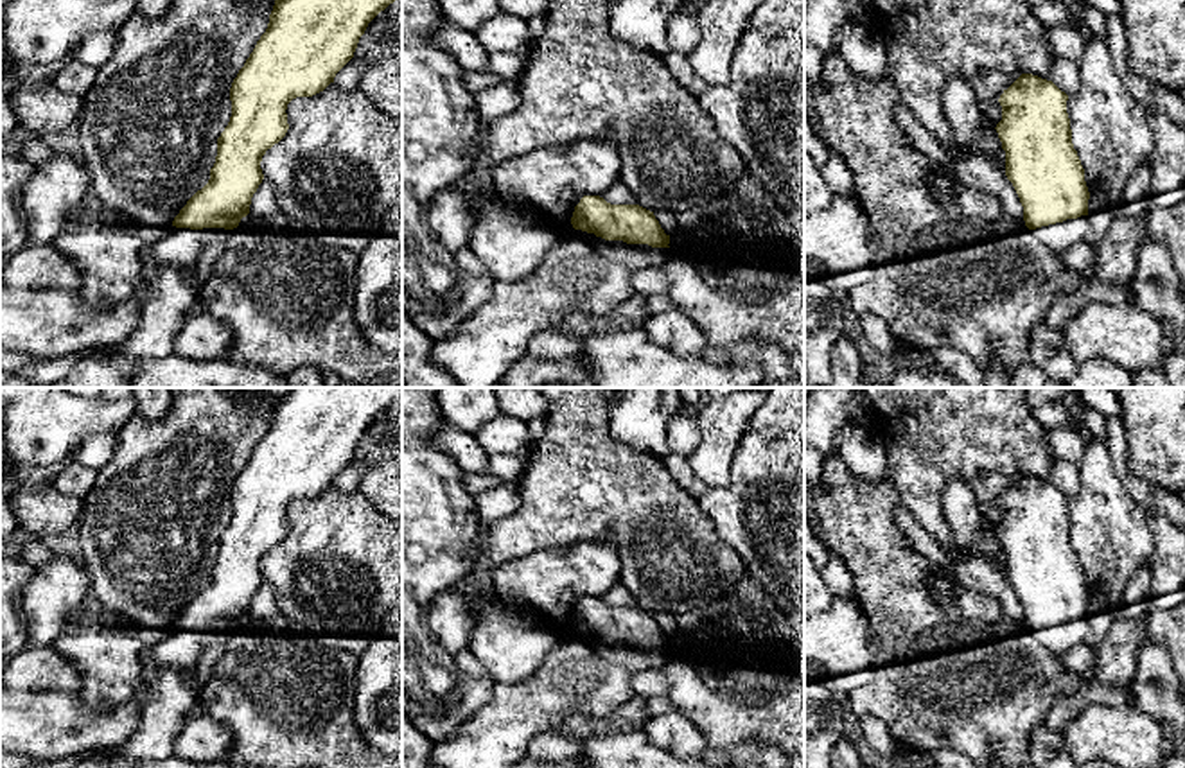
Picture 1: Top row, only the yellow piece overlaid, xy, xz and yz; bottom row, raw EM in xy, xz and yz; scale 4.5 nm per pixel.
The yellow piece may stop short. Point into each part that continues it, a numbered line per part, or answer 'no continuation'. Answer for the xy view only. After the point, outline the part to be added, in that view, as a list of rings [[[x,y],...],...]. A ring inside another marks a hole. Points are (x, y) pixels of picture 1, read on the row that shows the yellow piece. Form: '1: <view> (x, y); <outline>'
1: xy (167, 295); [[[165,228],[165,235],[149,246],[142,246],[140,262],[147,271],[144,284],[138,289],[138,325],[135,332],[118,346],[110,346],[115,352],[133,359],[149,361],[162,359],[174,353],[174,341],[185,325],[185,319],[203,307],[201,285],[194,284],[194,273],[203,249],[215,239],[226,240],[230,230],[224,228]]]

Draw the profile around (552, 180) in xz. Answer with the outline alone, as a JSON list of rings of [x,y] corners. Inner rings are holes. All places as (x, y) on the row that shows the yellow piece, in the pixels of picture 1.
[[[612,140],[553,144],[494,165],[501,201],[535,210],[562,228],[584,196],[600,196],[619,178]]]

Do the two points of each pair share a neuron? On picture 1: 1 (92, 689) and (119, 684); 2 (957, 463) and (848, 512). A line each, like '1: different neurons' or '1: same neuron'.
1: same neuron
2: different neurons

